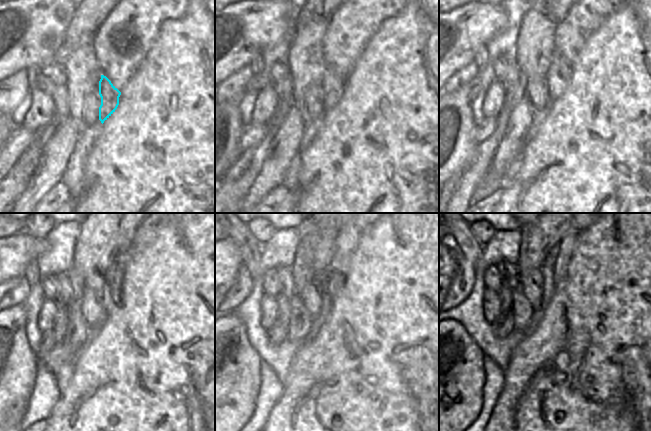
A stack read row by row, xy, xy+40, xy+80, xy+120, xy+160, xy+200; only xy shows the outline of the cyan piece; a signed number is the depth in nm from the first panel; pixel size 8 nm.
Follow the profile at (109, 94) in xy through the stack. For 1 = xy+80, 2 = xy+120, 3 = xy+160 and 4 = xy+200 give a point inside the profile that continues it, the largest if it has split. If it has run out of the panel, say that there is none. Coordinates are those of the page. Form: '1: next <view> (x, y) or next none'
1: next xy+80 (558, 77)
2: next xy+120 (110, 296)
3: next xy+160 (346, 241)
4: next xy+200 (566, 245)

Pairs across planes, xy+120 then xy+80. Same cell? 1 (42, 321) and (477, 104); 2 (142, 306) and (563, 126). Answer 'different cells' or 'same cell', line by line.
1: different cells
2: same cell

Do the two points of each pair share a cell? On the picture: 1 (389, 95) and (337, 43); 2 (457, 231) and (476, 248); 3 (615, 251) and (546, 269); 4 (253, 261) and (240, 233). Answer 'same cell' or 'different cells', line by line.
1: different cells
2: same cell
3: different cells
4: same cell

